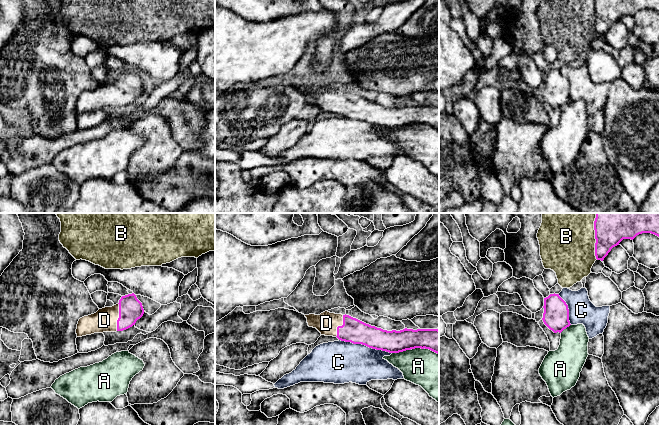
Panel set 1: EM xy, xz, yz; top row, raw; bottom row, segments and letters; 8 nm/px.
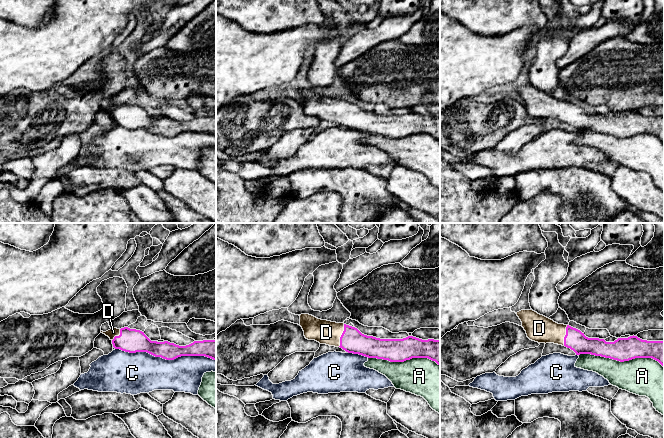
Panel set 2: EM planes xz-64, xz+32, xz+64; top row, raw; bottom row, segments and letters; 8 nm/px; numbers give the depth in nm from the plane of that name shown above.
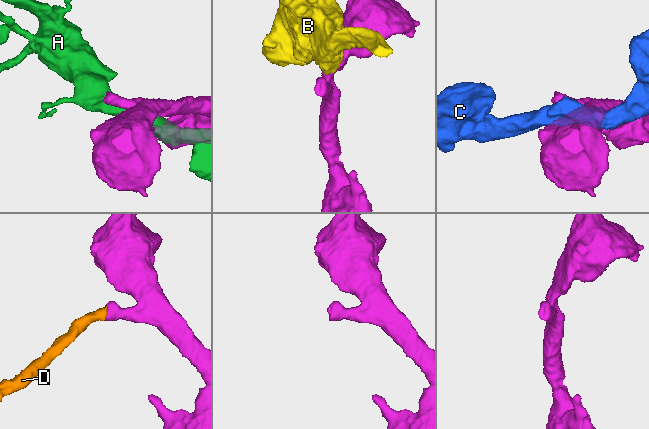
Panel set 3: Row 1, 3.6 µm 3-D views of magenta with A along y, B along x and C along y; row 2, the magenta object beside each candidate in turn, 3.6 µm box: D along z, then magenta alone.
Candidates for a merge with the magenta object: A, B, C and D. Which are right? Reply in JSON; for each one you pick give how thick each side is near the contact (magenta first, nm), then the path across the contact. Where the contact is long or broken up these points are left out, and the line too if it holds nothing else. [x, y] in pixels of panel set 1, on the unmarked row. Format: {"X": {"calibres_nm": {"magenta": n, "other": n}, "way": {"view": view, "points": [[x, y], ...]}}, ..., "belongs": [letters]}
{"D": {"calibres_nm": {"magenta": 190, "other": 190}, "way": {"view": "xy", "points": [[130, 84], [119, 93], [104, 96]]}}, "belongs": ["D"]}

